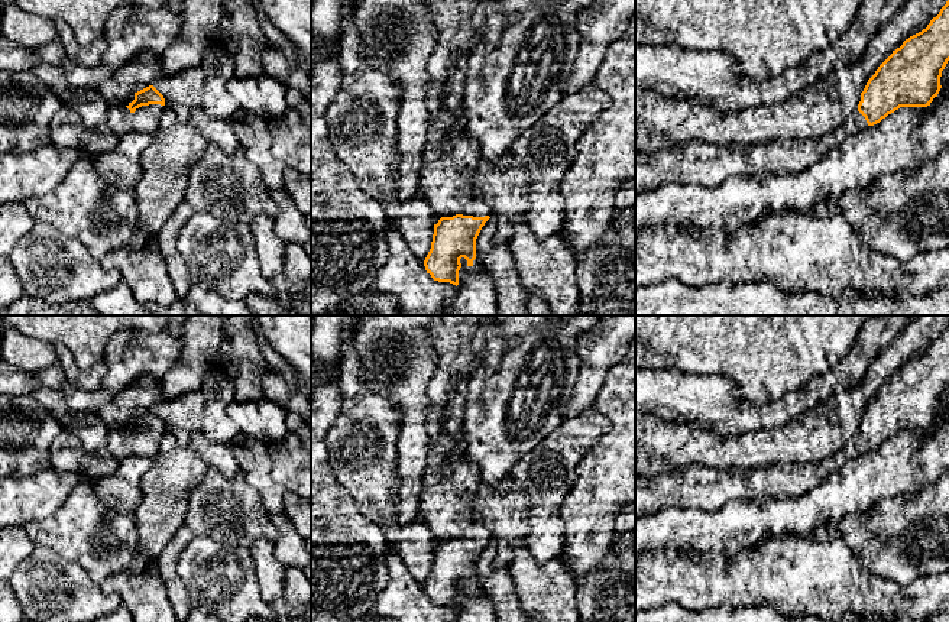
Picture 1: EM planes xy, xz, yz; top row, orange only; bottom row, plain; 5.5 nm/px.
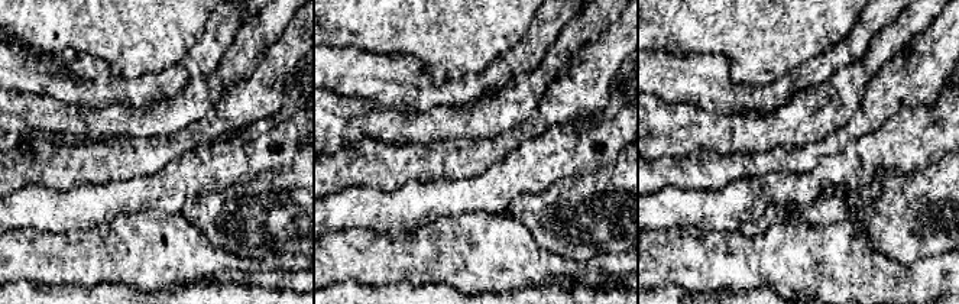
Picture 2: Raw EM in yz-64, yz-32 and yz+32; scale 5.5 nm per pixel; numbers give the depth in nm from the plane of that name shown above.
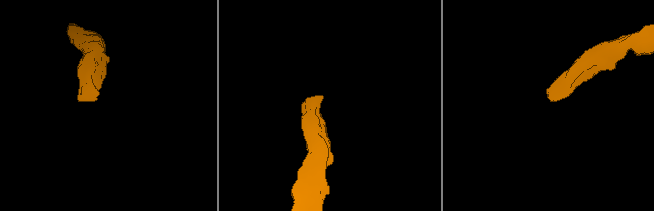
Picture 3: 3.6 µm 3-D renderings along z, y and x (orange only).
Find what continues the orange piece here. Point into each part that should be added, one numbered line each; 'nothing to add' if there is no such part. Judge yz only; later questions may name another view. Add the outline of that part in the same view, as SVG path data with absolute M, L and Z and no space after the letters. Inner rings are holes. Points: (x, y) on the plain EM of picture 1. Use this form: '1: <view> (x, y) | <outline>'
1: yz (700, 488) | M855 435L841 450L812 463L777 463L754 470L715 470L712 467L691 464L683 472L665 473L654 479L635 476L635 519L657 514L665 508L715 512L731 500L752 500L765 496L801 496L827 474L839 470L848 460L867 451L865 441L859 435Z

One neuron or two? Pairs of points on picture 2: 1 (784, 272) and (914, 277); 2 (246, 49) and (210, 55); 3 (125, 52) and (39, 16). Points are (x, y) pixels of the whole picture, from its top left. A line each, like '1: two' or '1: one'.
1: one
2: two
3: one

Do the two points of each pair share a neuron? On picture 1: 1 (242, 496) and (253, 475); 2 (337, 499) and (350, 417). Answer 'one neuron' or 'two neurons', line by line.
1: two neurons
2: two neurons

